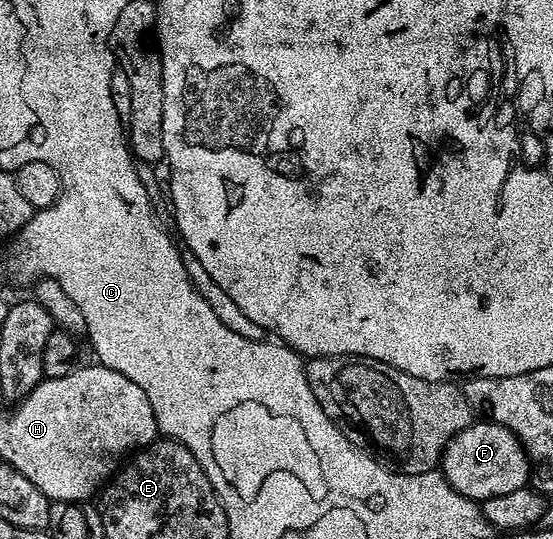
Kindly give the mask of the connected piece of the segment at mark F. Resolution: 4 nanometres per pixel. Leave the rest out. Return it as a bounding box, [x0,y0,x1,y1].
[441,421,533,501]

